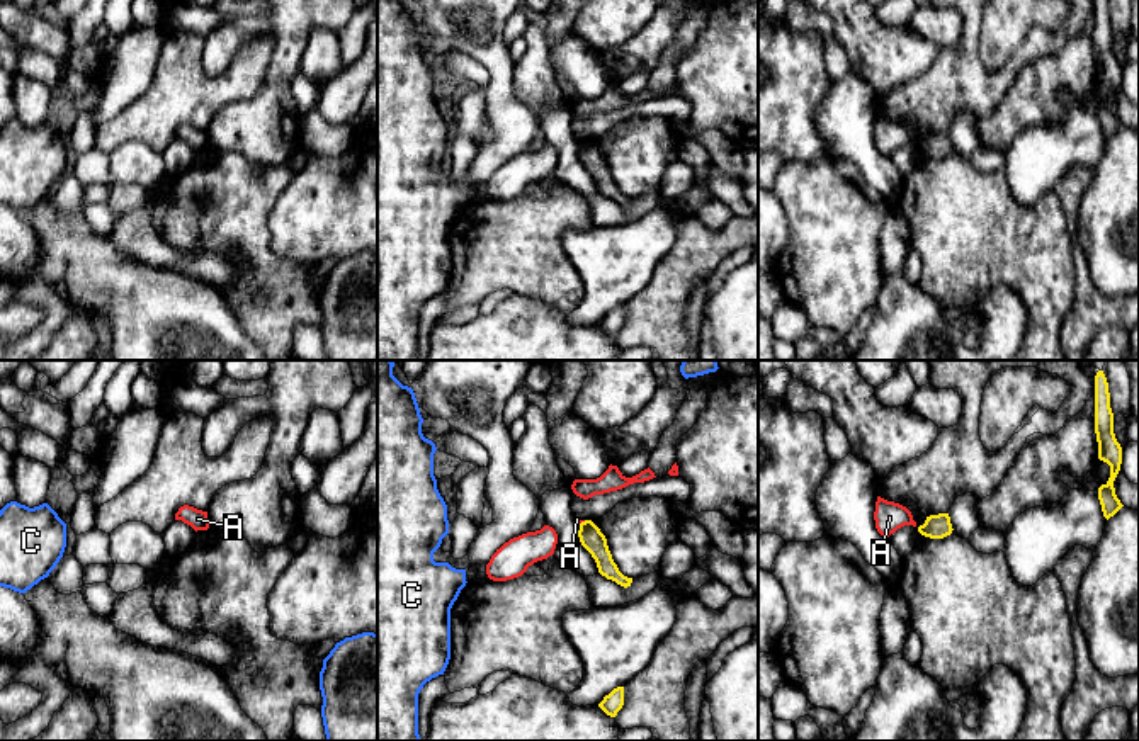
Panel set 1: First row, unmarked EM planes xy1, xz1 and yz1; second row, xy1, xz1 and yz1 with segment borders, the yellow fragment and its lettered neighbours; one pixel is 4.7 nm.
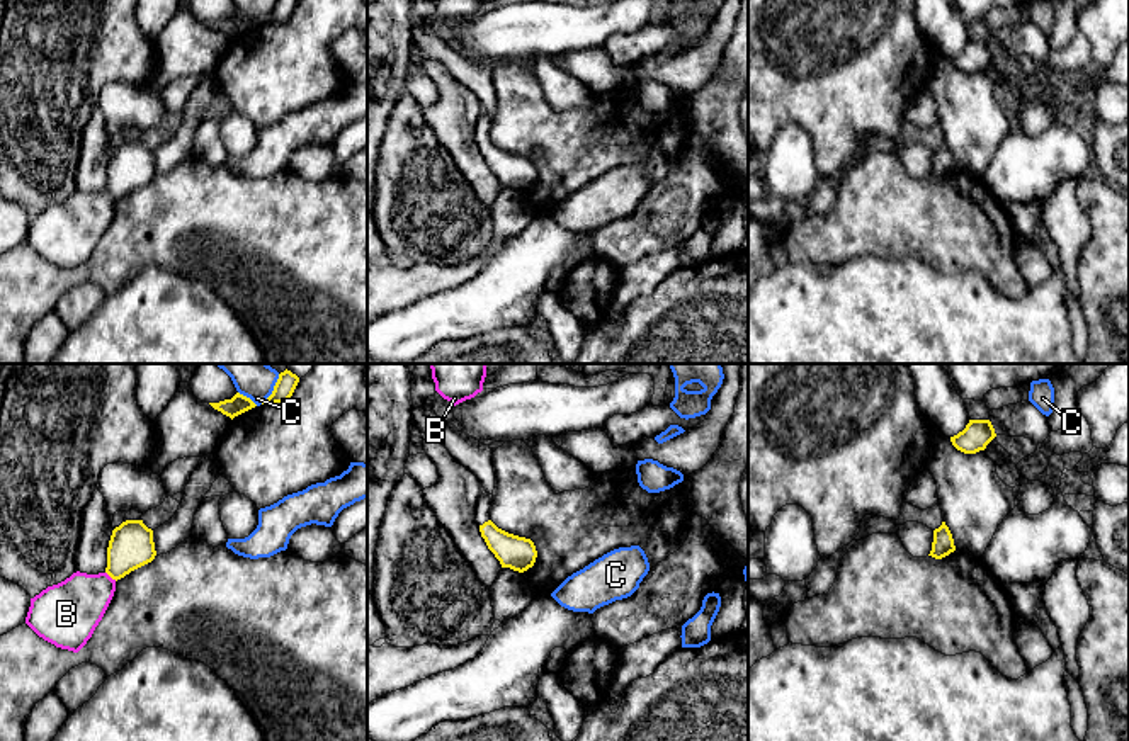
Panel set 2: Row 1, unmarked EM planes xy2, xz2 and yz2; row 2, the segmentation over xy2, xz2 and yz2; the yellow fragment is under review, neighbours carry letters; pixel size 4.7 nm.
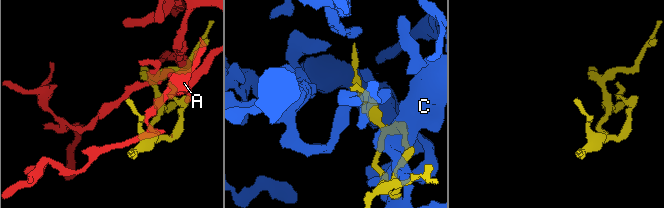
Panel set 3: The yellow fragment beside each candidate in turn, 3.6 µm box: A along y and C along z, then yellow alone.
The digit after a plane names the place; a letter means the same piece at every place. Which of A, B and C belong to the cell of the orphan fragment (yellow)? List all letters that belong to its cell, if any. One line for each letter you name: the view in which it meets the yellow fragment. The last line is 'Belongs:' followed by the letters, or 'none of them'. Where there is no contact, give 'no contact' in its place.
Belongs: none of them

